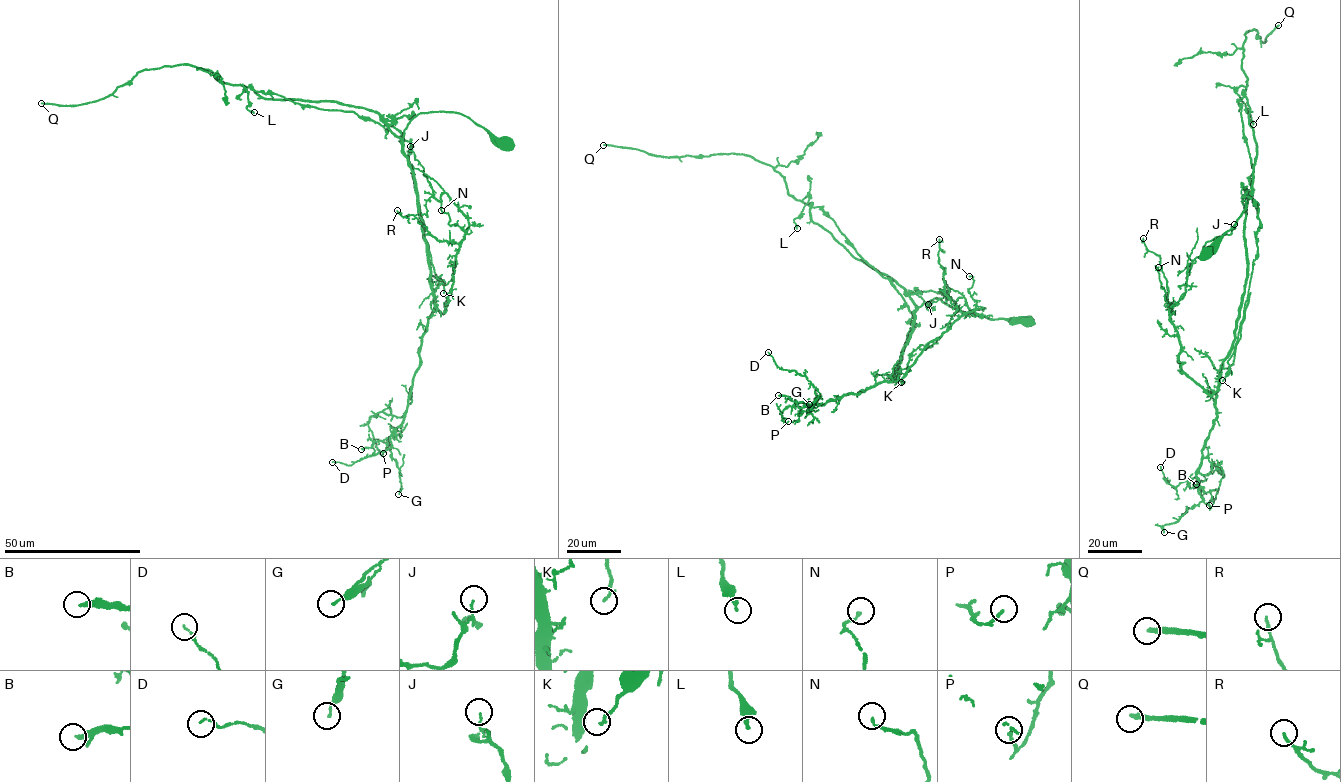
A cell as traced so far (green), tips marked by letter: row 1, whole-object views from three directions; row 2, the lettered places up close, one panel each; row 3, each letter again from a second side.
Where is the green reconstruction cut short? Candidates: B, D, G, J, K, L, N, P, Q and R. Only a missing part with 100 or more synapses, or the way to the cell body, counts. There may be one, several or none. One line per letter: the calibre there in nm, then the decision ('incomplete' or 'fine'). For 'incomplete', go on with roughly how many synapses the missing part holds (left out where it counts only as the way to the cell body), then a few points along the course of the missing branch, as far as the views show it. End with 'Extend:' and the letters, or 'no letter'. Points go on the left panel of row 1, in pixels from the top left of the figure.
B: calibre 240 nm; fine
D: calibre 90 nm; fine
G: calibre 120 nm; fine
J: calibre 90 nm; fine
K: calibre 140 nm; fine
L: calibre 240 nm; fine
N: calibre 140 nm; fine
P: calibre 160 nm; fine
Q: calibre 280 nm; incomplete; 250 synapses
R: calibre 140 nm; fine
Extend: Q

